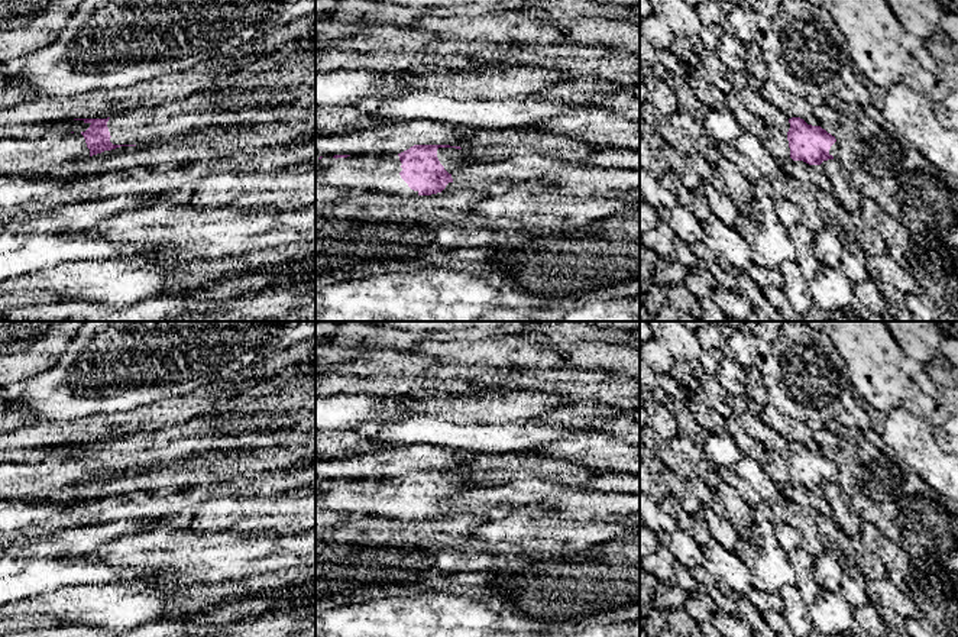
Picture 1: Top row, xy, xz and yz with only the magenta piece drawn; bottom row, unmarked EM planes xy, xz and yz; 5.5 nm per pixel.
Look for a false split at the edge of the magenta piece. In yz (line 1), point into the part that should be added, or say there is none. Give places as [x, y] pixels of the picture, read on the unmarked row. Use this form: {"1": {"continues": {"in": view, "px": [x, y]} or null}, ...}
{"1": {"continues": {"in": "yz", "px": [832, 475]}}}

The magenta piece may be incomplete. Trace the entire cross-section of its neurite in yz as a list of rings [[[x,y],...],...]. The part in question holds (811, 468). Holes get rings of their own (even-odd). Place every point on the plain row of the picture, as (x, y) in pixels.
[[[800,442],[789,443],[789,447],[787,465],[793,485],[821,489],[823,485],[834,484],[838,473],[835,460],[821,450],[807,449]]]

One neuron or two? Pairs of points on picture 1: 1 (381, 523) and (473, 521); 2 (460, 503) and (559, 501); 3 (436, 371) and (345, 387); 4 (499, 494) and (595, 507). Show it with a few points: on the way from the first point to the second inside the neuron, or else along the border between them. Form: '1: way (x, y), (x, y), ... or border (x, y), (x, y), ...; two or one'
1: way (404, 524), (410, 527), (450, 526); one
2: way (485, 495), (534, 495); one
3: border (423, 375), (456, 380); two
4: way (523, 495), (572, 498); one

